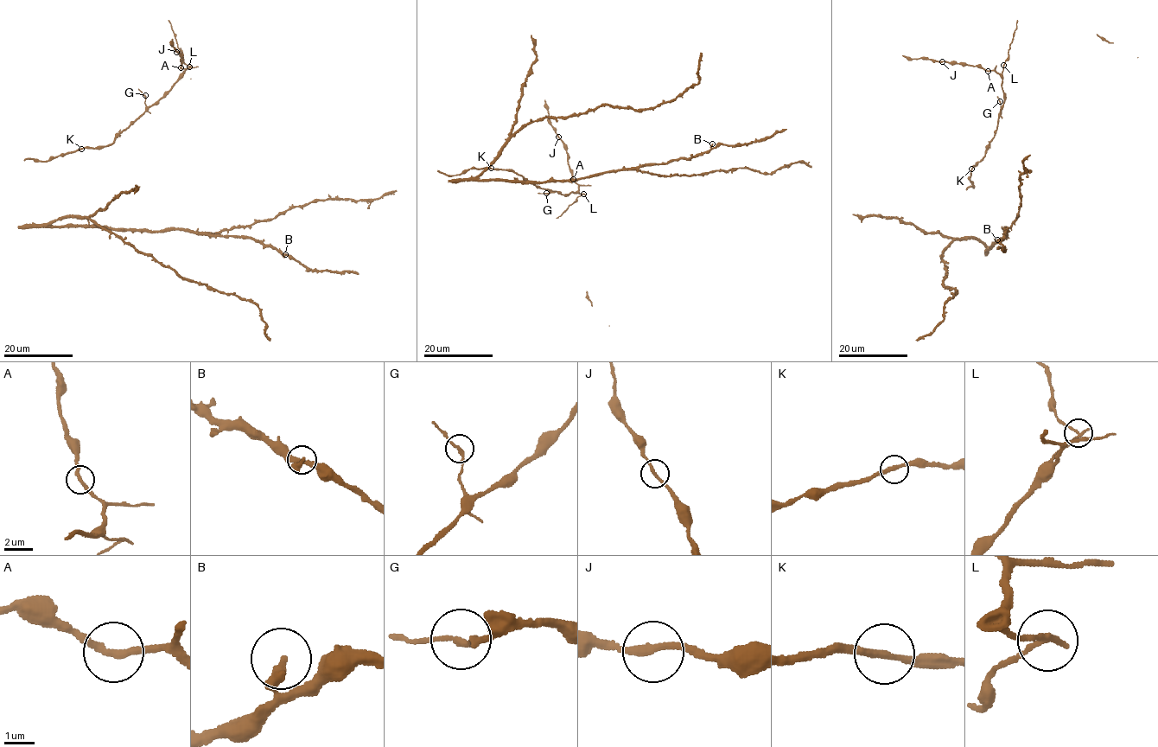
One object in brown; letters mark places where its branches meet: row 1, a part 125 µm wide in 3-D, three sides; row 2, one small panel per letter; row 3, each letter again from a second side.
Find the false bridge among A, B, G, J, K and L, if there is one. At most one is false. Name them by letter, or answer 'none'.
L

